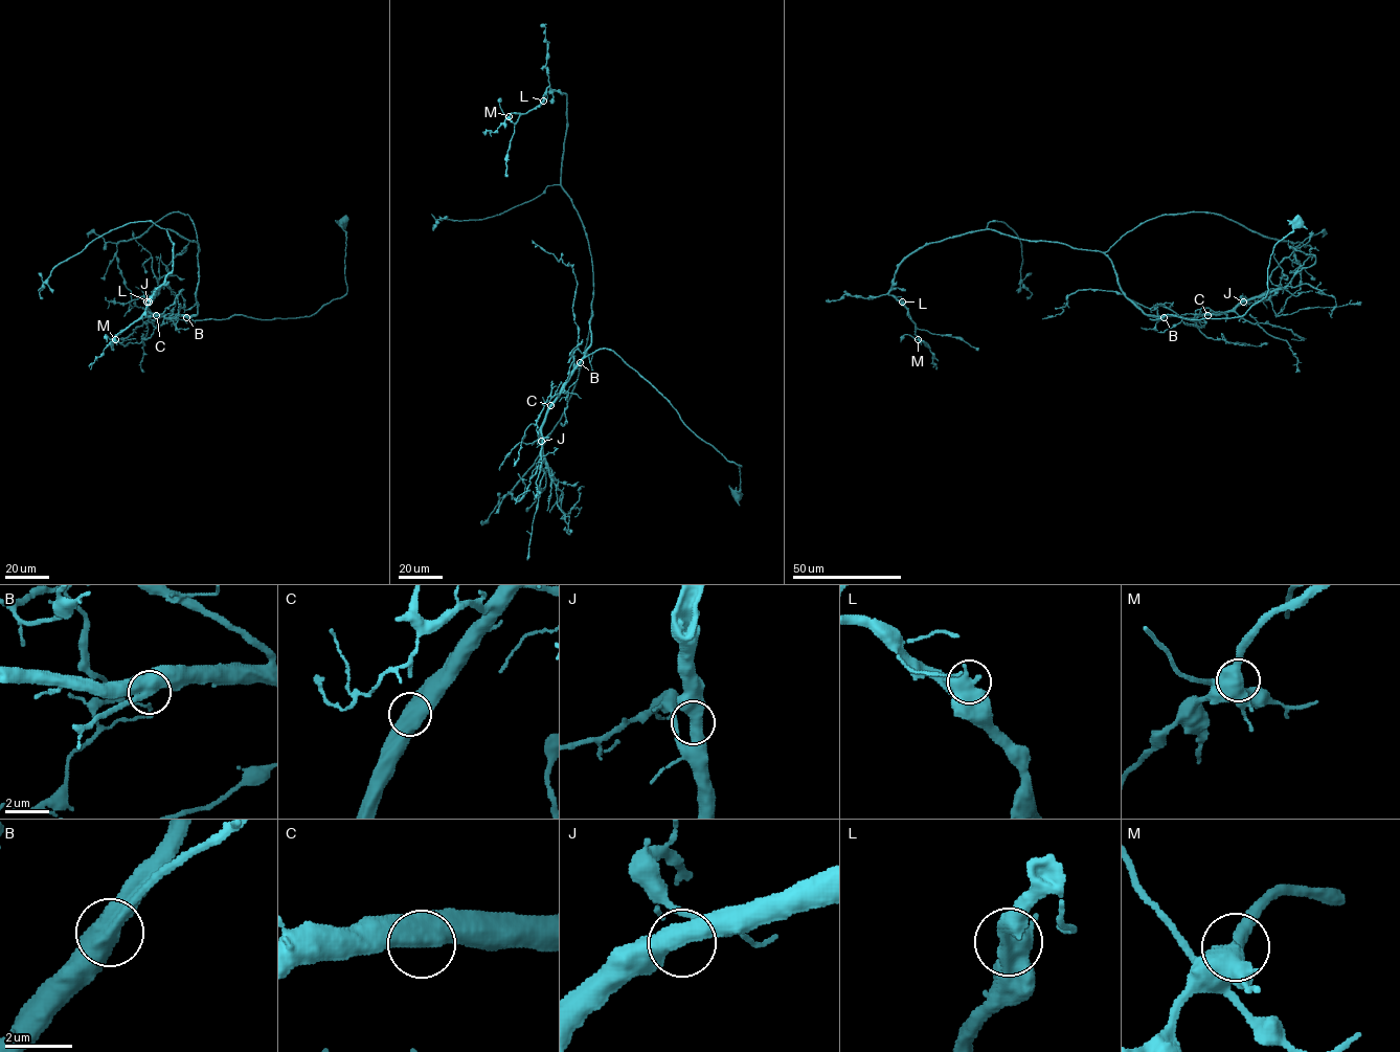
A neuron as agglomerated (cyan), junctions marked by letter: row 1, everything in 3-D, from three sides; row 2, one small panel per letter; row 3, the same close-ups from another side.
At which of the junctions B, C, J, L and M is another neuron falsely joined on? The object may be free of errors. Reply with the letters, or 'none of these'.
none of these

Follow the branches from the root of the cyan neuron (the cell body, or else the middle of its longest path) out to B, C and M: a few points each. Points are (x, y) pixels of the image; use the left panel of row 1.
B: (343, 224), (347, 292), (314, 314), (271, 319), (243, 315), (200, 320), (186, 317)
C: (343, 224), (347, 292), (311, 315), (257, 319), (232, 315), (226, 318), (193, 320), (183, 316), (156, 315)
M: (343, 224), (347, 292), (311, 315), (271, 319), (190, 319), (199, 246), (167, 229), (173, 270), (115, 339)

